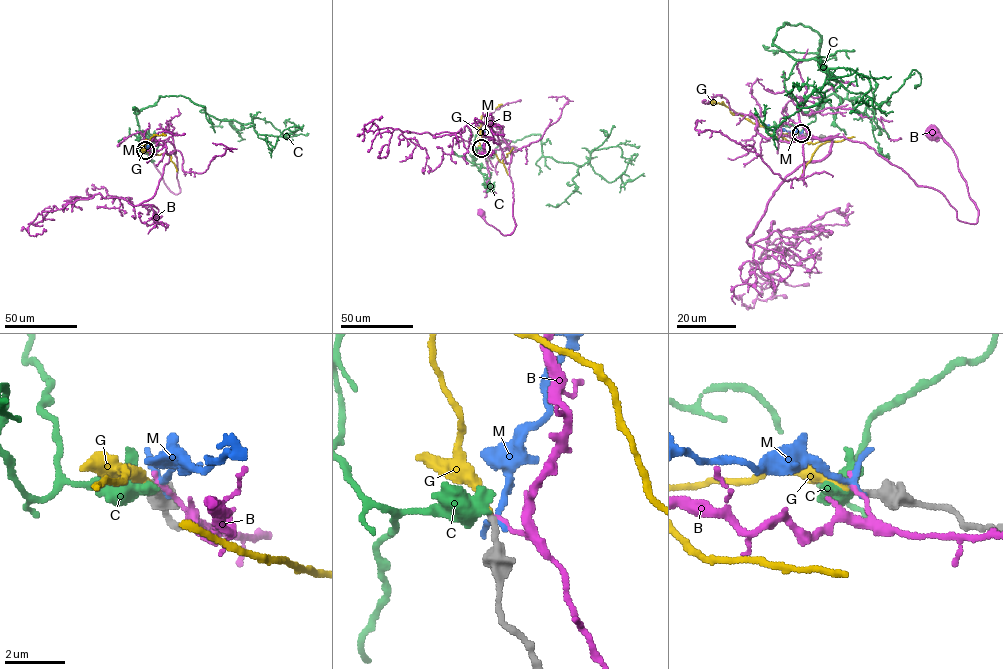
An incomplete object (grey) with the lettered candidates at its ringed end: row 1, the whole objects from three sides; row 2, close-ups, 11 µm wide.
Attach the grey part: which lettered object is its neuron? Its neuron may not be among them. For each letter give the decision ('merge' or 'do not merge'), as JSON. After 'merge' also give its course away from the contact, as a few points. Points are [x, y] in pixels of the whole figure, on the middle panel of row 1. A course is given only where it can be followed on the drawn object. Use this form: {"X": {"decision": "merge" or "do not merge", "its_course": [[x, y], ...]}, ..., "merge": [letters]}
{"B": {"decision": "do not merge"}, "C": {"decision": "do not merge"}, "G": {"decision": "merge", "its_course": [[481, 148], [479, 138], [486, 141], [502, 162], [512, 148]]}, "M": {"decision": "do not merge"}, "merge": ["G"]}

